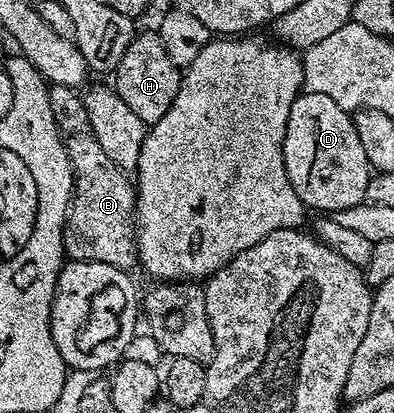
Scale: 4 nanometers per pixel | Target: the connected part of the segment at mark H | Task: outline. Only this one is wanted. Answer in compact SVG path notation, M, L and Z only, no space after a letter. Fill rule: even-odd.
M161 33L142 34L122 54L118 62L118 75L112 81L120 100L132 110L135 119L146 124L159 122L176 100L176 92L182 83L183 71L168 56Z

